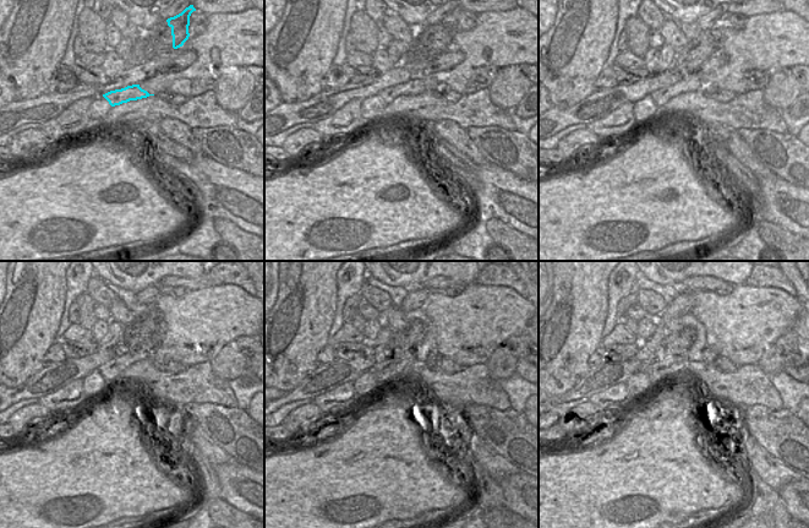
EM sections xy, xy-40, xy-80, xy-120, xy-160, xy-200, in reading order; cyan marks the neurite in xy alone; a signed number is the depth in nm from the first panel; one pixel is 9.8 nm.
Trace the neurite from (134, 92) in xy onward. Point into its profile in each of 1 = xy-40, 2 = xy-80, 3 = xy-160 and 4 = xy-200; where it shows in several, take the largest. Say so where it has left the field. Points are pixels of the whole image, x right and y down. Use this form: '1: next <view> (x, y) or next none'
1: next xy-40 (413, 87)
2: next xy-80 (692, 82)
3: next xy-160 (398, 355)
4: next xy-200 (670, 355)

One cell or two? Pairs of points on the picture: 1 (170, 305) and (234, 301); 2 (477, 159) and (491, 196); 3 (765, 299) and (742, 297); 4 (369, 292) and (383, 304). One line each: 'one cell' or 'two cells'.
1: one cell
2: two cells
3: one cell
4: one cell

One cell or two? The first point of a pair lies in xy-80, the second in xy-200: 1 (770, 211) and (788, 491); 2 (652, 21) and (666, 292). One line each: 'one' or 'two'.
1: one
2: two

